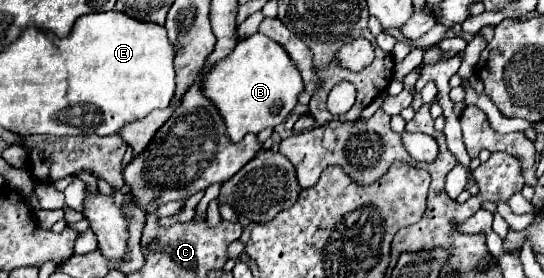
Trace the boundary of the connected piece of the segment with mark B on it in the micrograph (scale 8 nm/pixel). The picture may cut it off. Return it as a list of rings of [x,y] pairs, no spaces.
[[[252,34],[240,40],[224,60],[212,64],[202,78],[204,96],[220,112],[232,142],[240,142],[246,134],[258,134],[264,128],[274,128],[286,120],[298,102],[298,92],[304,90],[300,72],[292,64],[286,50],[262,34]]]

